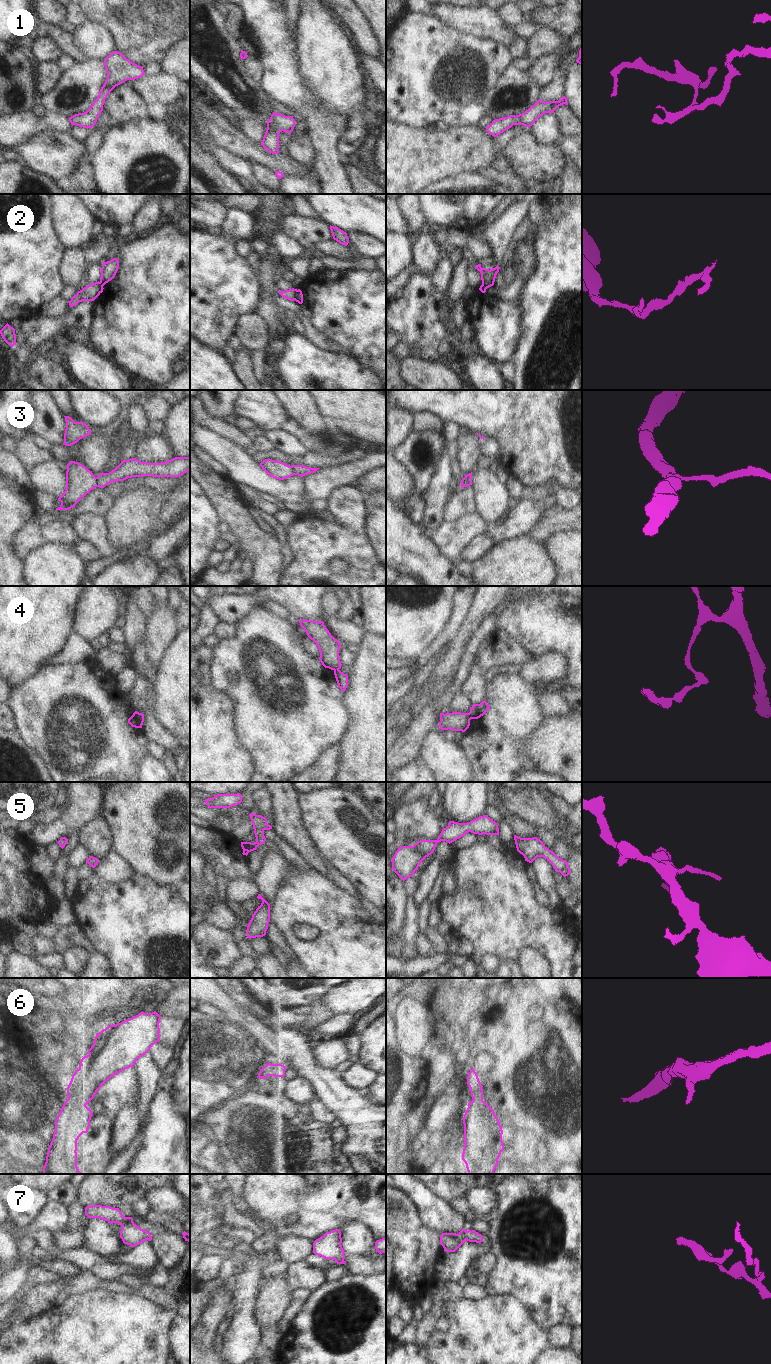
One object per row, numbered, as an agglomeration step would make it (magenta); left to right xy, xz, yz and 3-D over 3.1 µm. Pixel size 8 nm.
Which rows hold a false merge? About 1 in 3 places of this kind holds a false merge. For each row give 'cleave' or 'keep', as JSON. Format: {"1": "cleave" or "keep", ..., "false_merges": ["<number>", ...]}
{"1": "keep", "2": "cleave", "3": "cleave", "4": "cleave", "5": "keep", "6": "keep", "7": "keep", "false_merges": ["2", "3", "4"]}

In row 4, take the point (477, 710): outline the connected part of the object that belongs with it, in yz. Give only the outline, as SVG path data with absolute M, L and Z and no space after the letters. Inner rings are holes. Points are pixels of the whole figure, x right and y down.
M485 700L480 704L473 704L469 712L470 718L478 719L483 716L489 709L490 707Z

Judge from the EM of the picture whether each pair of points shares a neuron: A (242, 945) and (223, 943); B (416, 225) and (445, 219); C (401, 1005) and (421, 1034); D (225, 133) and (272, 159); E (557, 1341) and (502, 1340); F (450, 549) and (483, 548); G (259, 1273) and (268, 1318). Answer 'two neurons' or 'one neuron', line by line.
A: two neurons
B: two neurons
C: one neuron
D: one neuron
E: two neurons
F: two neurons
G: two neurons

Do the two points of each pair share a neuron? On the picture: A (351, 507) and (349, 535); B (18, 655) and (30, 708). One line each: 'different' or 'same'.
A: same
B: different

